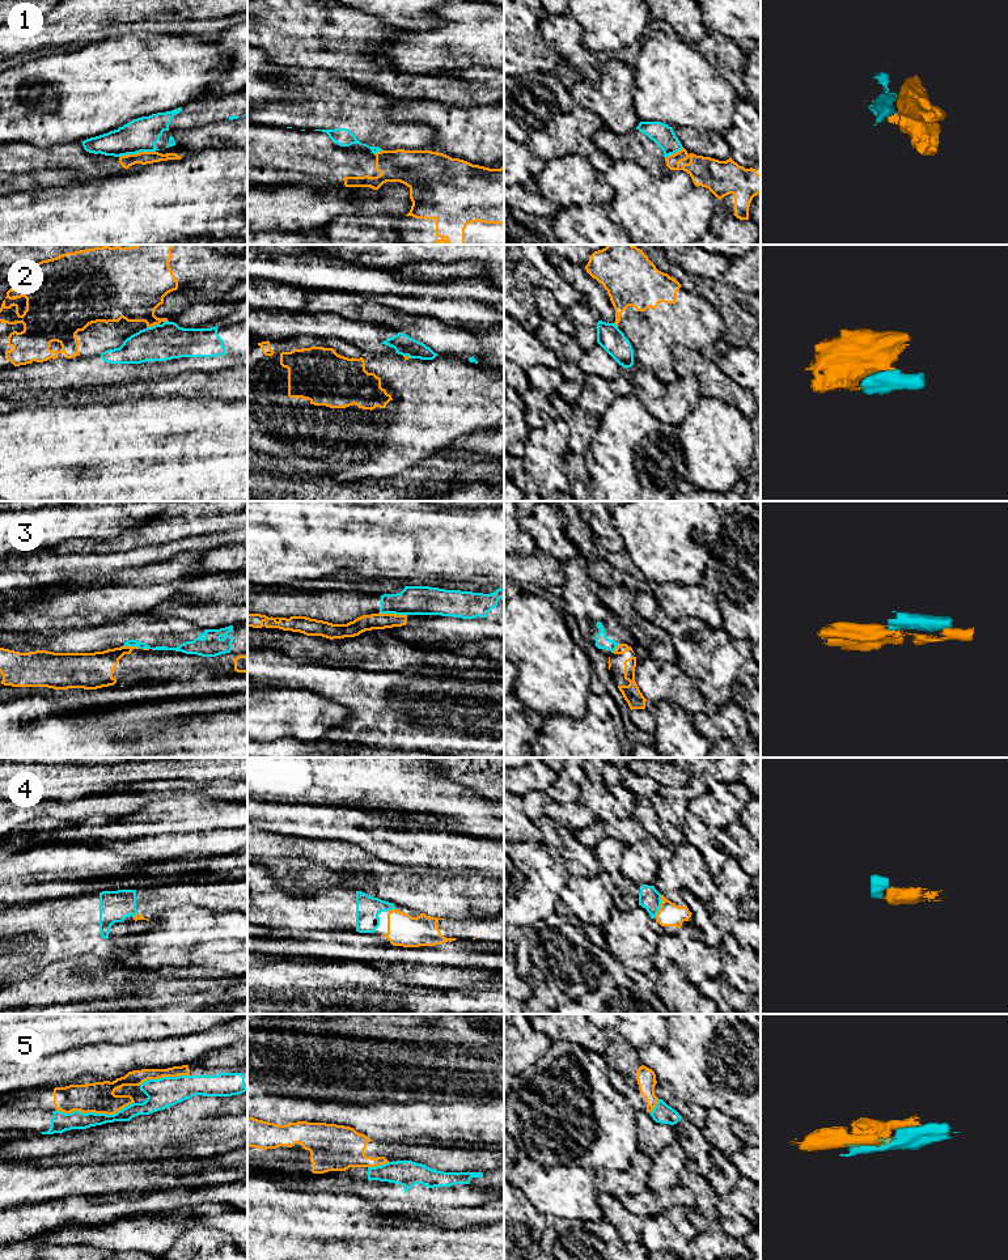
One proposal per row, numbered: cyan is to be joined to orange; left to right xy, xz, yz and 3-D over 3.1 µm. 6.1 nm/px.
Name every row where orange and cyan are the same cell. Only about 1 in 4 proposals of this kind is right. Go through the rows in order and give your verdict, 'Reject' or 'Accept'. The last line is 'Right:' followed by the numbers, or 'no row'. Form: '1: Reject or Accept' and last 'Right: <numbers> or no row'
1: Reject
2: Reject
3: Reject
4: Accept
5: Reject
Right: 4

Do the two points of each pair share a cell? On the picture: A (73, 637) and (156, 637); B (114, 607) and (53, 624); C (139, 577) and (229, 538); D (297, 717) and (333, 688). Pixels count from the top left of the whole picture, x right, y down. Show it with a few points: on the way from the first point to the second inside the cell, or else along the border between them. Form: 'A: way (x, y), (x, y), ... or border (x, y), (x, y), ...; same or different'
A: way (94, 640), (127, 641), (135, 637); same
B: way (98, 607), (68, 610); same
C: border (221, 547), (180, 554), (161, 563); different
D: border (293, 687), (310, 688), (337, 700), (350, 712); different

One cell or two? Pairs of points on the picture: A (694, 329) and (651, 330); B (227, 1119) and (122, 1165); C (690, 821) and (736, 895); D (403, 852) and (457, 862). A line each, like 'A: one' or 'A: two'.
A: one
B: two
C: one
D: one

